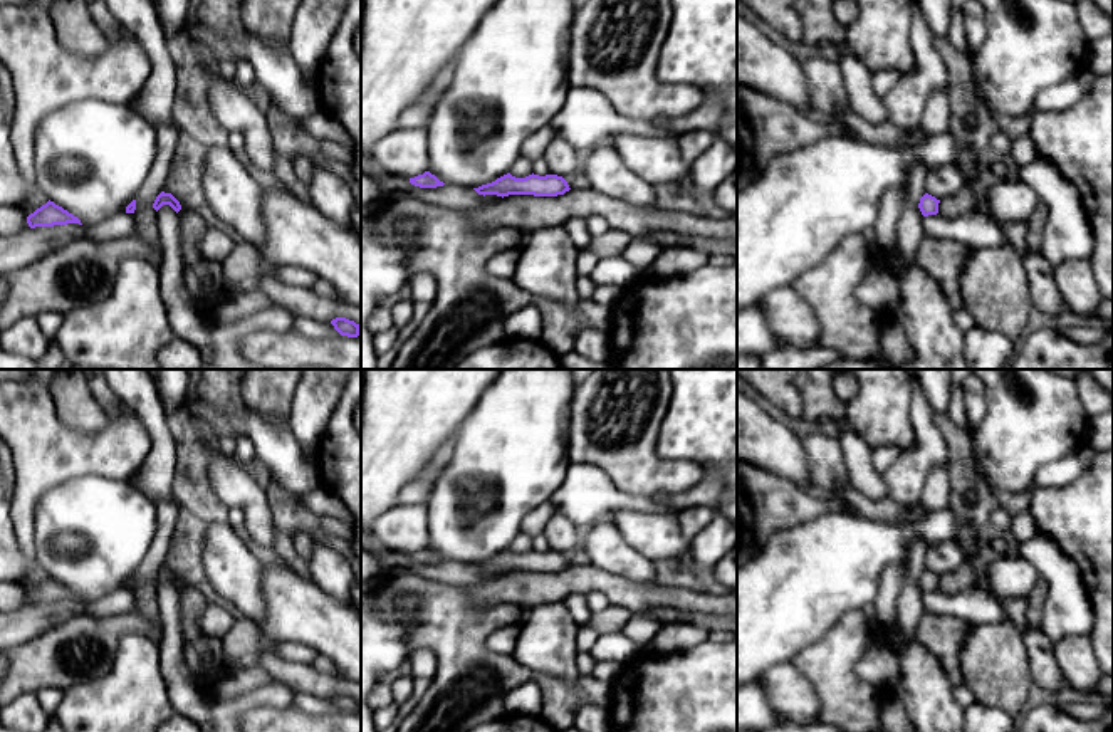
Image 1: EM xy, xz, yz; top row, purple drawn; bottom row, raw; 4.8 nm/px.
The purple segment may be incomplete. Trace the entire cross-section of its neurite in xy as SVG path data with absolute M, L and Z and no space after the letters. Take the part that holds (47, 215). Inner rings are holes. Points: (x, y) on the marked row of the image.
M47 201L34 213L27 217L27 223L30 228L35 227L54 227L54 225L67 225L67 223L81 223L77 217L64 210L62 207L55 205L54 201Z

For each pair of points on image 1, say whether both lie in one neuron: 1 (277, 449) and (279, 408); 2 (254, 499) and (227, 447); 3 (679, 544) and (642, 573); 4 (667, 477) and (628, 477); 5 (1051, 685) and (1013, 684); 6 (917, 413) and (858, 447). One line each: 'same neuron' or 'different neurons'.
1: different neurons
2: different neurons
3: different neurons
4: same neuron
5: different neurons
6: different neurons

